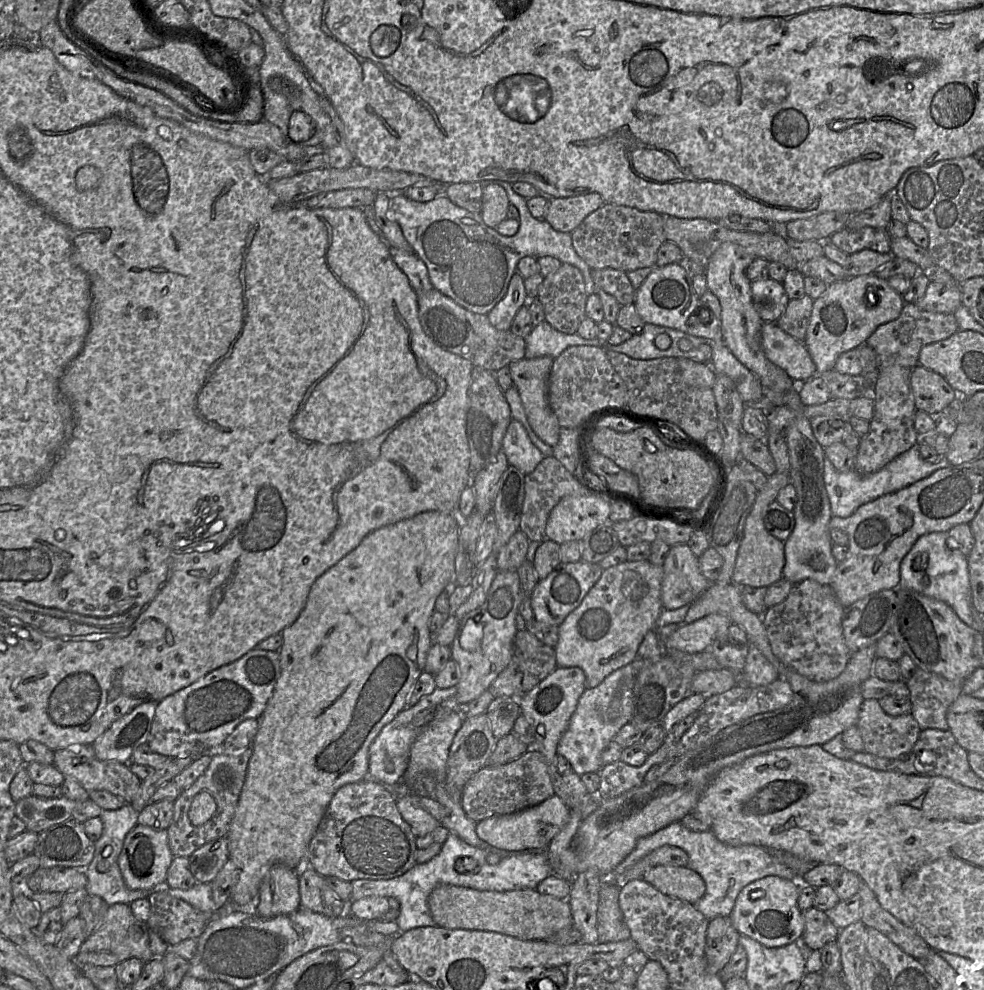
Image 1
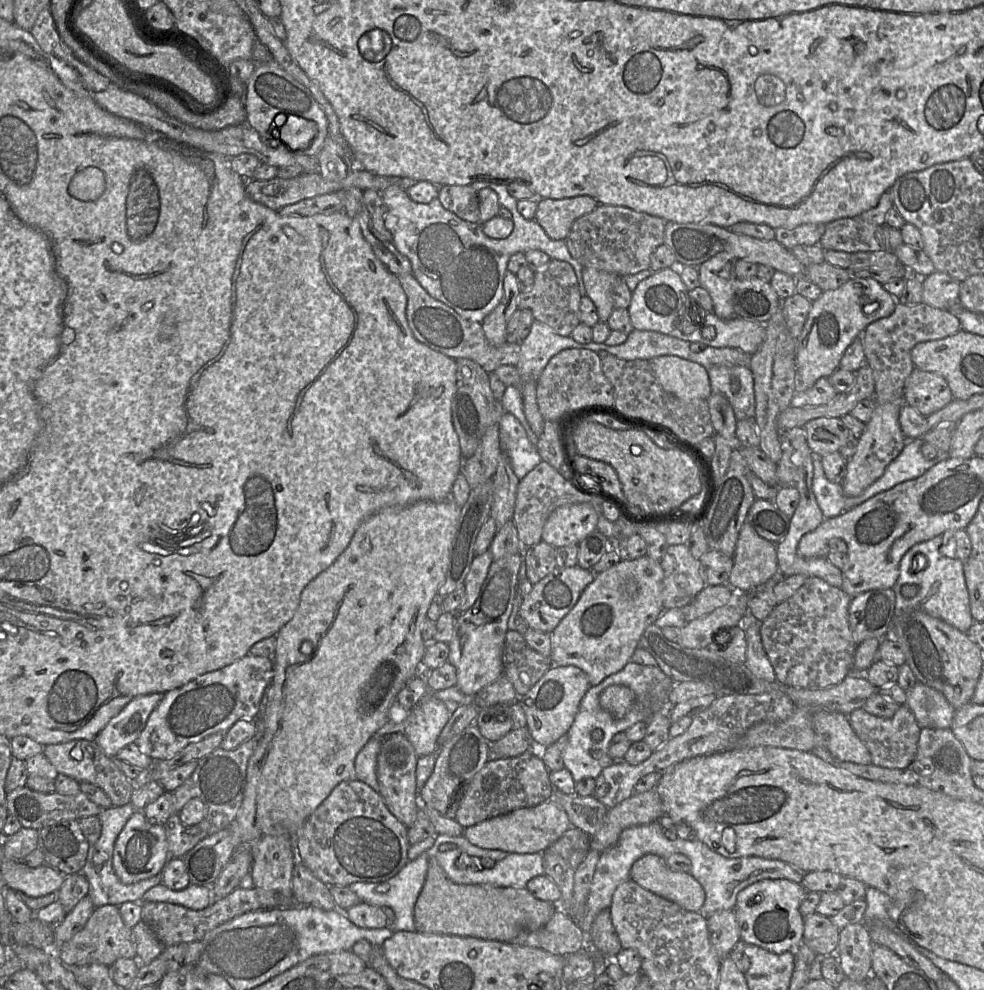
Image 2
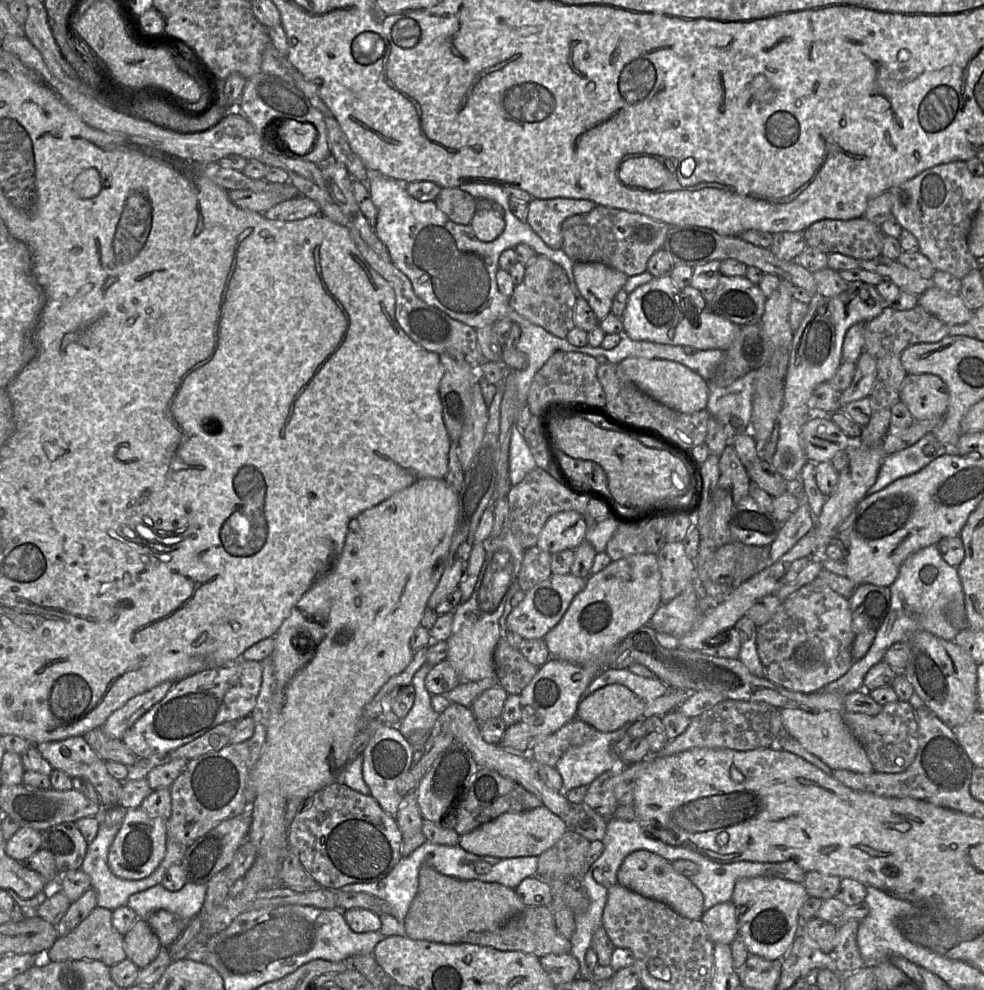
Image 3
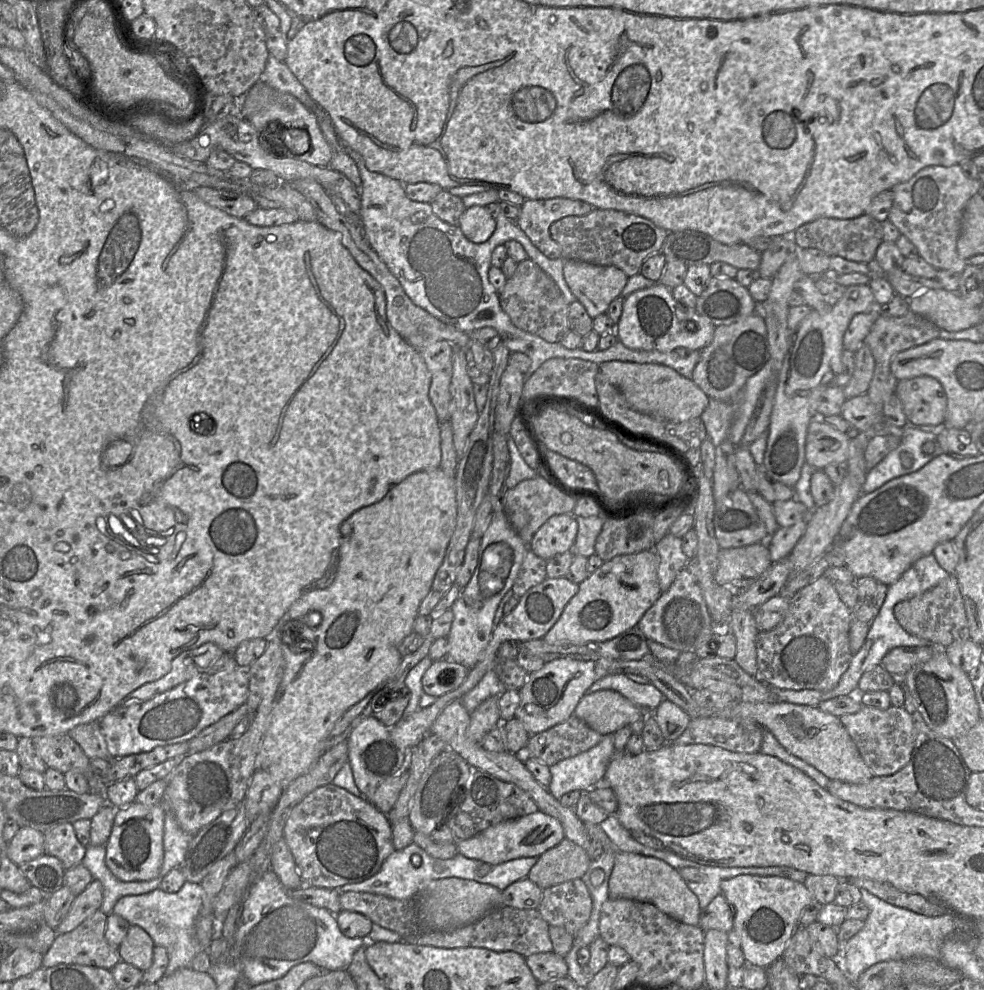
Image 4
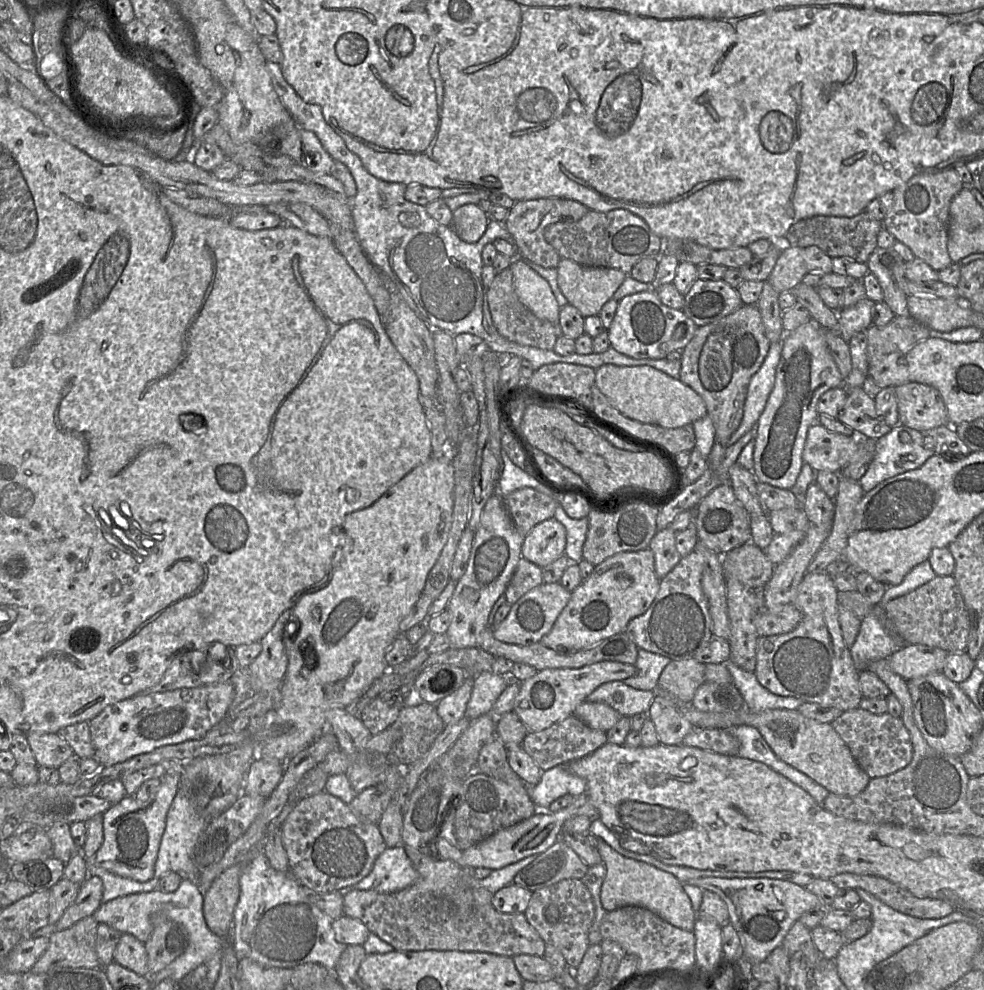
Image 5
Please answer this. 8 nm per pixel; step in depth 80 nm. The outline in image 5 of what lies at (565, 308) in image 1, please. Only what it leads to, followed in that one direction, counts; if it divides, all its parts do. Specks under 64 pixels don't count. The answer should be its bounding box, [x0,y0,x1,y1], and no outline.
[485,268,562,350]

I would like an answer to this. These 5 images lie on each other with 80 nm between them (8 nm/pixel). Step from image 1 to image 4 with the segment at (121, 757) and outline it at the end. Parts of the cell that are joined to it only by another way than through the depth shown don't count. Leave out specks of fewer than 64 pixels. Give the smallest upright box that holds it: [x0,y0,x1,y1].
[120,643,238,705]

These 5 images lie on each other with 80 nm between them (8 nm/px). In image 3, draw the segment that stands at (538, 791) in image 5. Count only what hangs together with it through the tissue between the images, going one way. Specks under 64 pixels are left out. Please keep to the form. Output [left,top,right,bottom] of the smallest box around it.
[555,723,632,795]

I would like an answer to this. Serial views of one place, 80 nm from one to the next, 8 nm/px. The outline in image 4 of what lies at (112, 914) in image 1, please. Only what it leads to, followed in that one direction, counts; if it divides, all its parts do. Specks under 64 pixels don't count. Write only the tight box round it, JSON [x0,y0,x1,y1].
[42,910,121,970]

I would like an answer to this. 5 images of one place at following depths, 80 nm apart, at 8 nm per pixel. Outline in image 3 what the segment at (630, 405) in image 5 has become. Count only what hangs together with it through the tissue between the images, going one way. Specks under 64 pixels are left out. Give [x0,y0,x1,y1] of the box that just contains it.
[617,358,709,413]

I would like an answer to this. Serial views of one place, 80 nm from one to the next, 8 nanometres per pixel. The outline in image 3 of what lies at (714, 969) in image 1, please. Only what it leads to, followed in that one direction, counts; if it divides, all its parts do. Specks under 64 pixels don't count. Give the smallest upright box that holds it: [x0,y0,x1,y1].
[701,901,738,944]

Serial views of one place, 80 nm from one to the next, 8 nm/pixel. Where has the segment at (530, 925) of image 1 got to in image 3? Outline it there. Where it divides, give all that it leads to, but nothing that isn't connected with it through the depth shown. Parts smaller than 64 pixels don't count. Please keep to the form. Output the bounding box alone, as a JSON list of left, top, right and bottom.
[404,863,526,944]

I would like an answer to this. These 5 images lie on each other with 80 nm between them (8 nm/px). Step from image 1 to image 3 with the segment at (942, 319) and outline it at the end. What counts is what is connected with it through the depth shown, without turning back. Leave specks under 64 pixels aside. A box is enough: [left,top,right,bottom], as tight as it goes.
[855,305,949,447]

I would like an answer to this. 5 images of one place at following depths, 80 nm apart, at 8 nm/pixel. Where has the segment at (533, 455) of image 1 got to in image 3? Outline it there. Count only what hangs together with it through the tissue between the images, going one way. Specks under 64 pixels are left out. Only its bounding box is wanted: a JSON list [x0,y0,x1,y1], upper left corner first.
[509,427,536,485]

